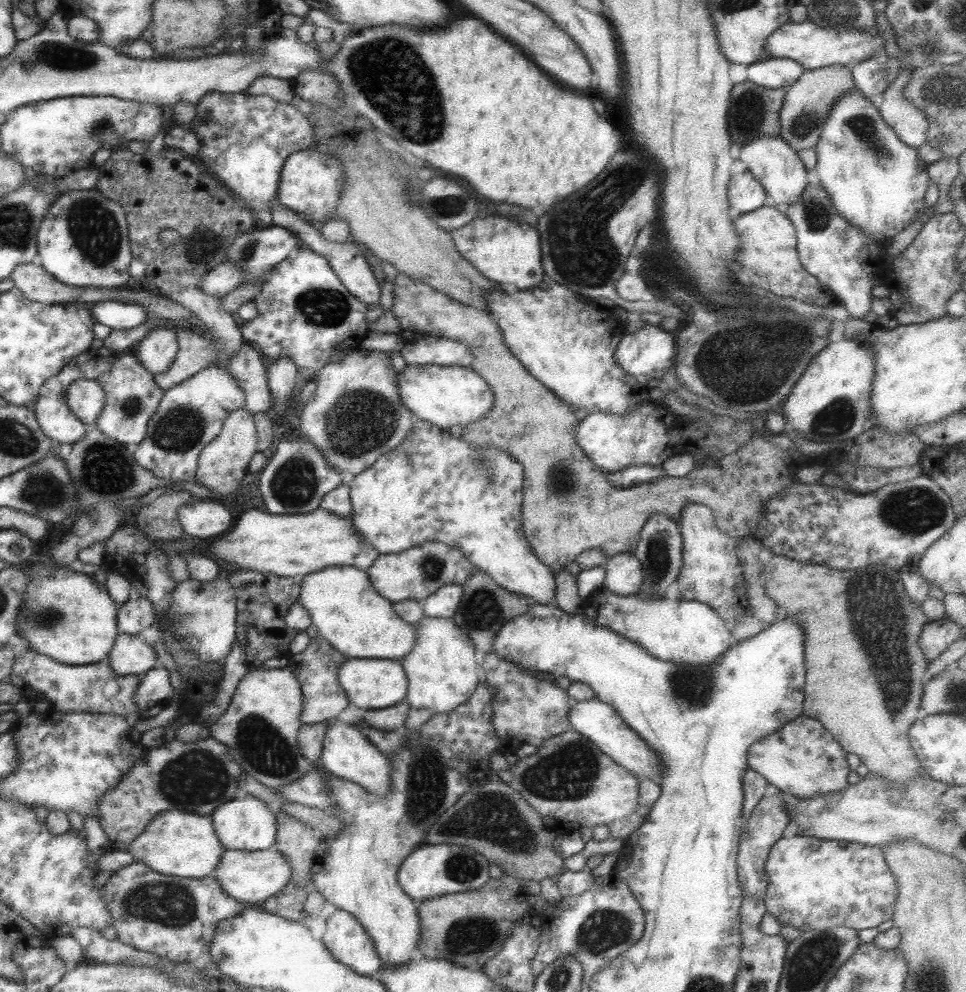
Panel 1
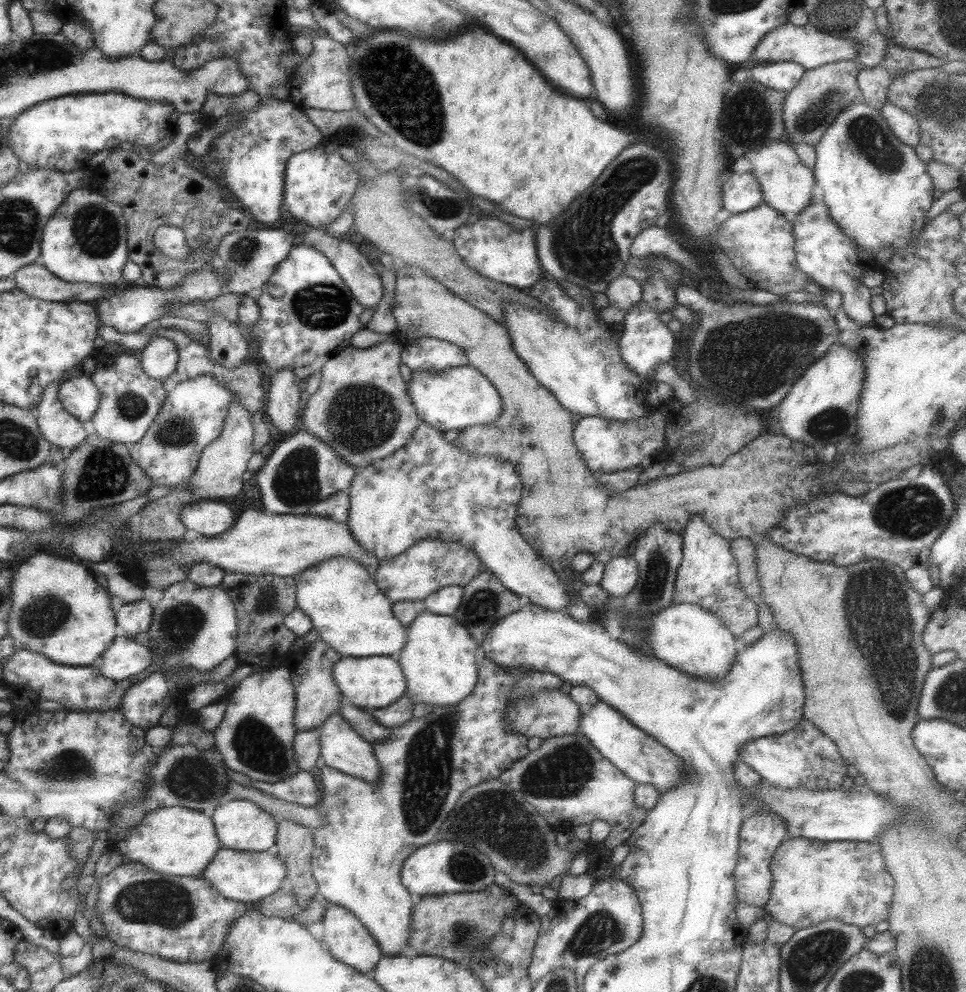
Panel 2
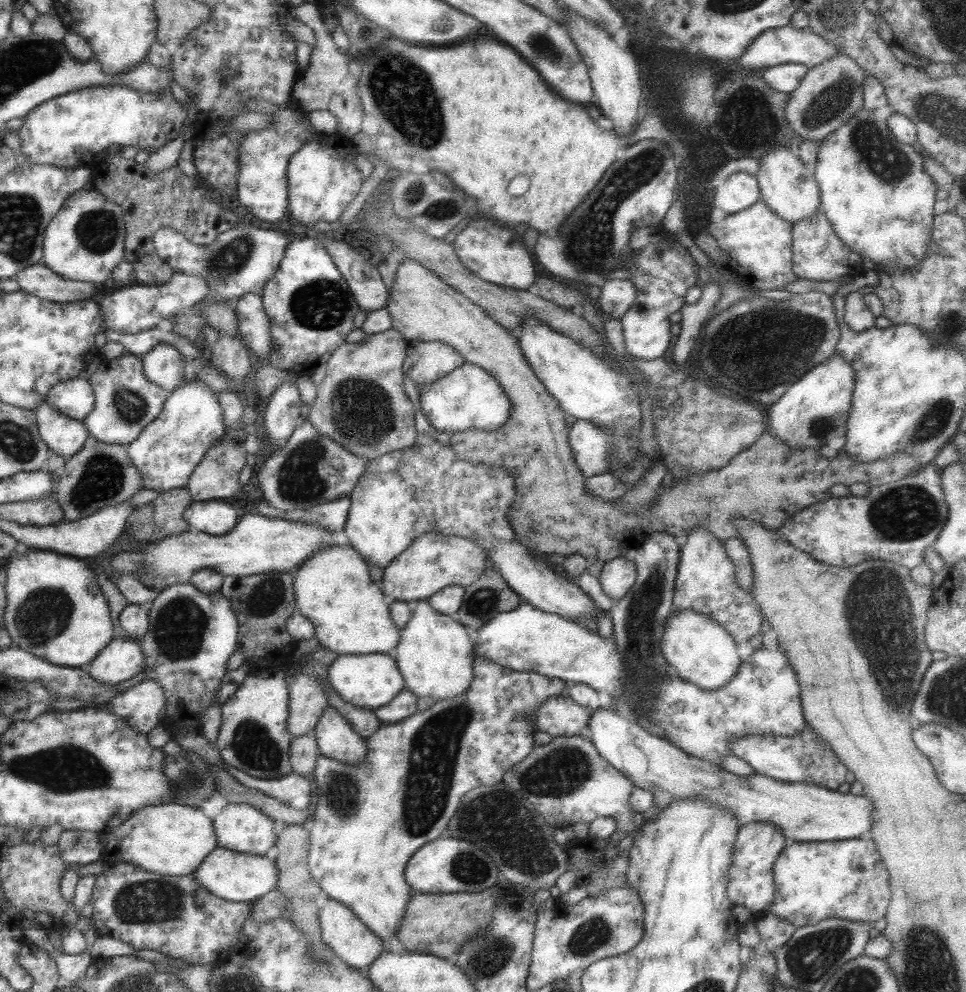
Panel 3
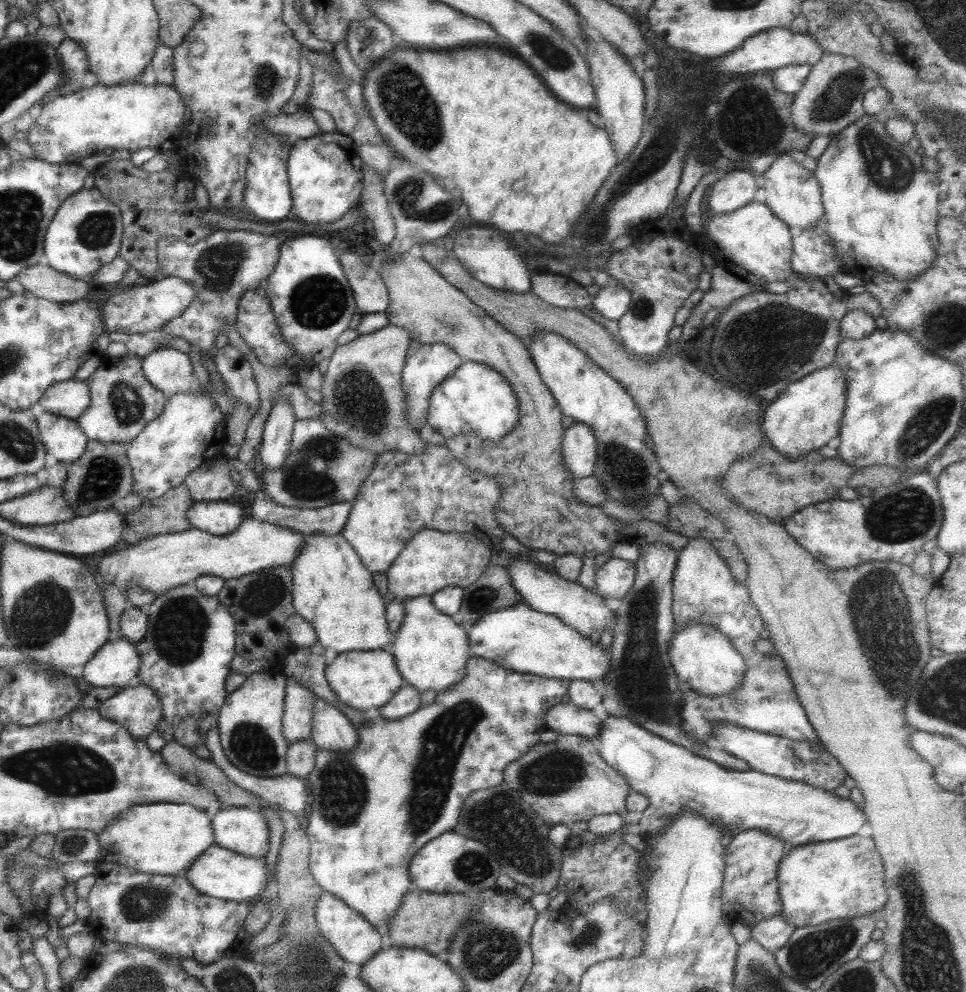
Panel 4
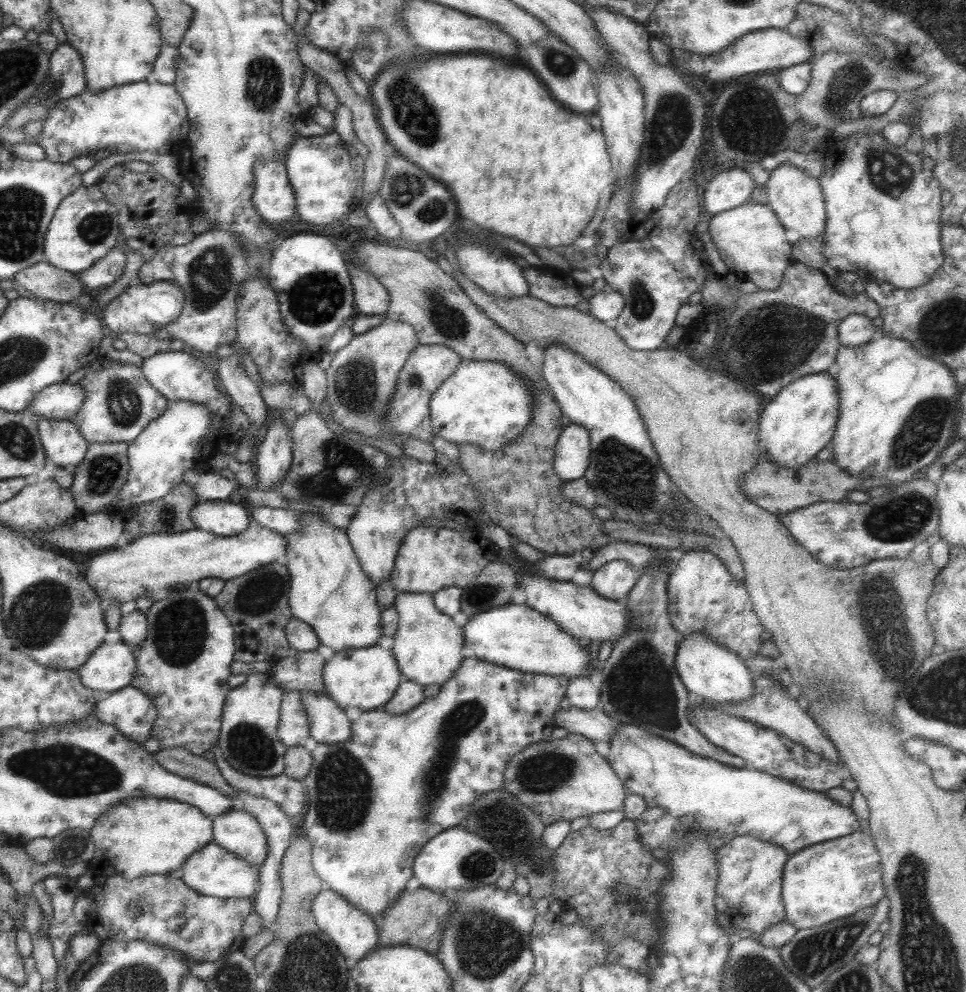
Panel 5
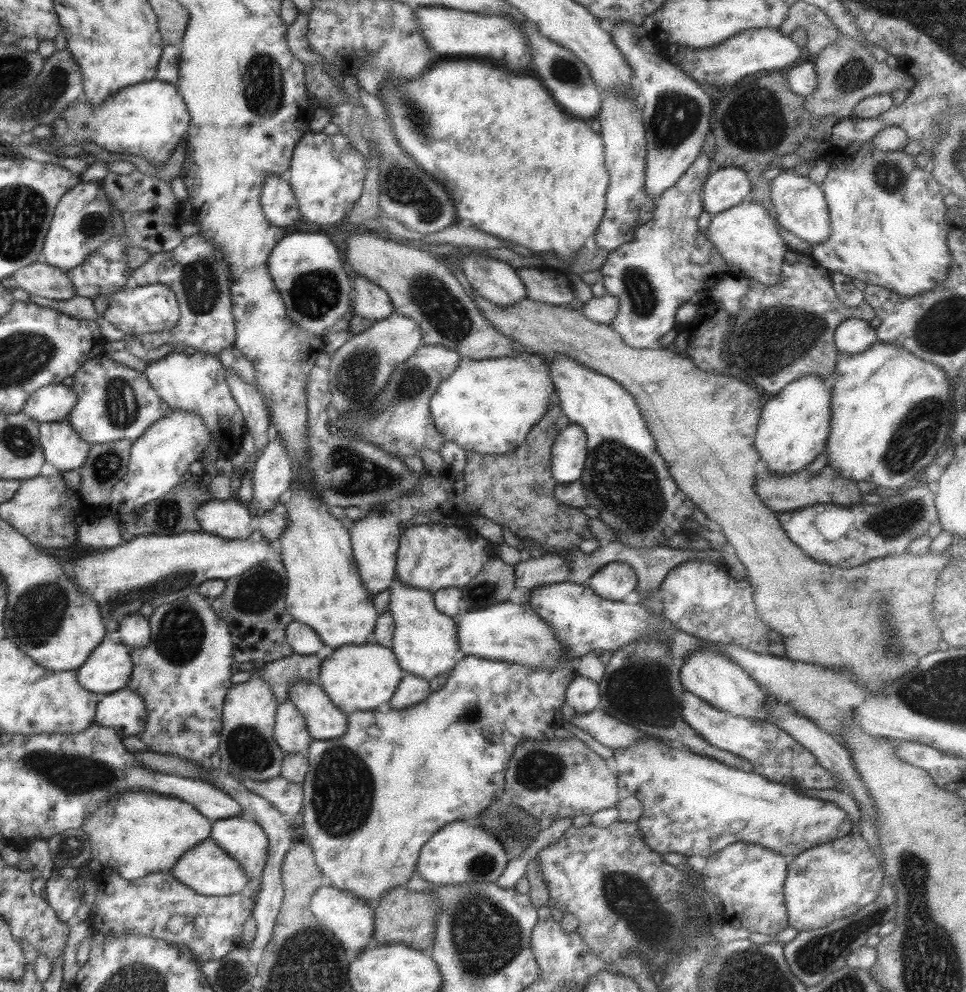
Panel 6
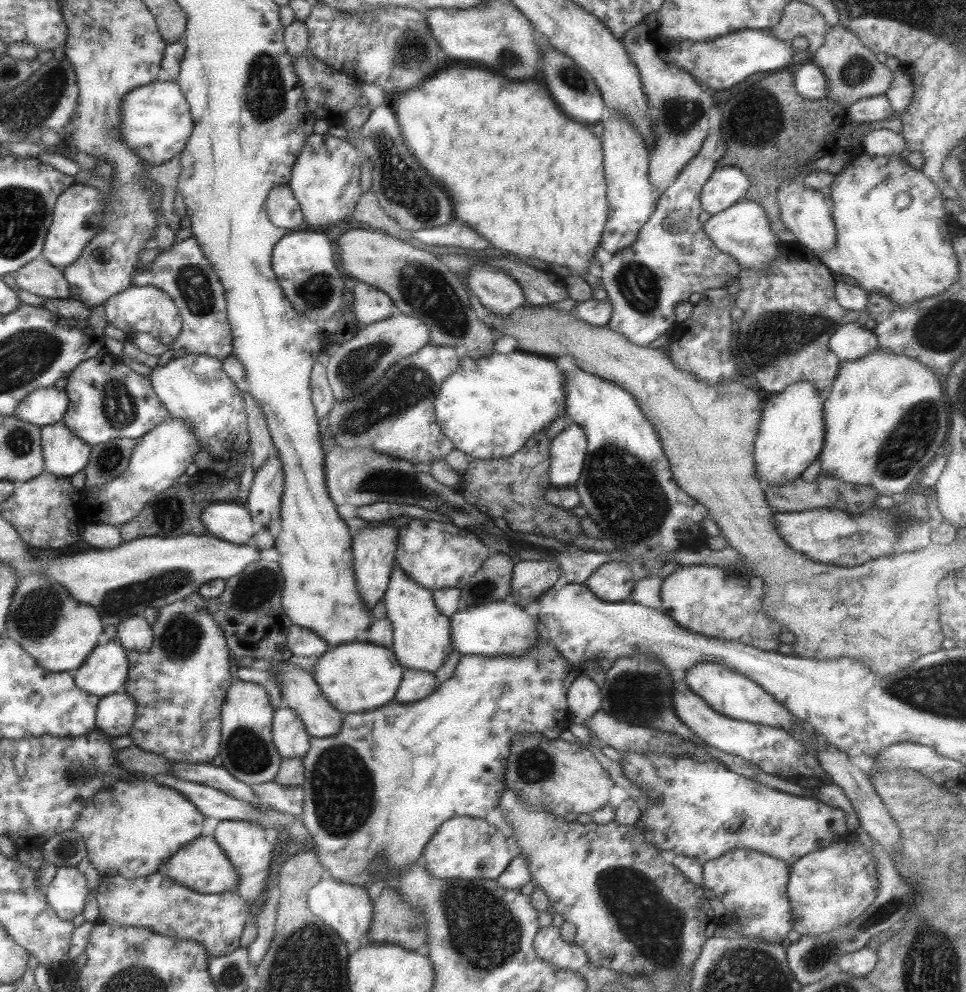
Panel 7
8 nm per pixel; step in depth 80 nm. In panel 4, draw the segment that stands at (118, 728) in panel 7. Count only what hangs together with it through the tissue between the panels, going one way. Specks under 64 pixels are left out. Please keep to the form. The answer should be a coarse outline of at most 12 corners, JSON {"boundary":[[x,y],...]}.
{"boundary":[[131,683],[99,715],[144,741],[161,720],[159,699]]}

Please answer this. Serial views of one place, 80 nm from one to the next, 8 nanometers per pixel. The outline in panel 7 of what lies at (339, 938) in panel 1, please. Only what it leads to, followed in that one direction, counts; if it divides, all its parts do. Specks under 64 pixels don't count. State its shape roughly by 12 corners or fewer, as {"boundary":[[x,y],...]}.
{"boundary":[[322,878],[306,890],[312,916],[343,942],[371,924],[365,888]]}

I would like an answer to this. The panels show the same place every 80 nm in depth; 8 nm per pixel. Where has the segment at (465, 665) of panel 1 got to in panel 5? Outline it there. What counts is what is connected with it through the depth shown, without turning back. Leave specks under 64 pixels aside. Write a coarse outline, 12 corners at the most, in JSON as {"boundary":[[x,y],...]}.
{"boundary":[[397,593],[391,651],[401,681],[441,686],[462,627],[432,595]]}

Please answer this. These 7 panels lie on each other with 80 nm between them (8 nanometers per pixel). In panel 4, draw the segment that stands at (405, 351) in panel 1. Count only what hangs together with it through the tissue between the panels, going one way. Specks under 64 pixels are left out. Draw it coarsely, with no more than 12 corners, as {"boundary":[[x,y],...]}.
{"boundary":[[411,341],[400,385],[404,420],[426,424],[431,391],[462,362],[444,344]]}

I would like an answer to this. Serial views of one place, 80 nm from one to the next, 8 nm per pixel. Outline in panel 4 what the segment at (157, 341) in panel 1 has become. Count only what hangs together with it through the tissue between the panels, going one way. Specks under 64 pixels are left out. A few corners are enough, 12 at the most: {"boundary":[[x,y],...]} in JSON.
{"boundary":[[158,348],[140,359],[143,378],[169,398],[208,392],[193,382],[187,353]]}

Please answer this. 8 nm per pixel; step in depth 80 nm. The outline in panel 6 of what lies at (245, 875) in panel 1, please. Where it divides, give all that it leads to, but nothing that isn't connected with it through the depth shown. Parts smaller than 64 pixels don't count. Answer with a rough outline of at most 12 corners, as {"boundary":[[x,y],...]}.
{"boundary":[[209,837],[168,872],[200,895],[248,891],[241,867]]}

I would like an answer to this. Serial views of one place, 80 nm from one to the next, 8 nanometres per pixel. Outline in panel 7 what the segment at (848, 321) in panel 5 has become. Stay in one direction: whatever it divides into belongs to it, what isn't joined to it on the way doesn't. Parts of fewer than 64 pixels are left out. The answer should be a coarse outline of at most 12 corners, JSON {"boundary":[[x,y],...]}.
{"boundary":[[843,324],[828,338],[829,350],[851,362],[878,350],[861,324]]}

